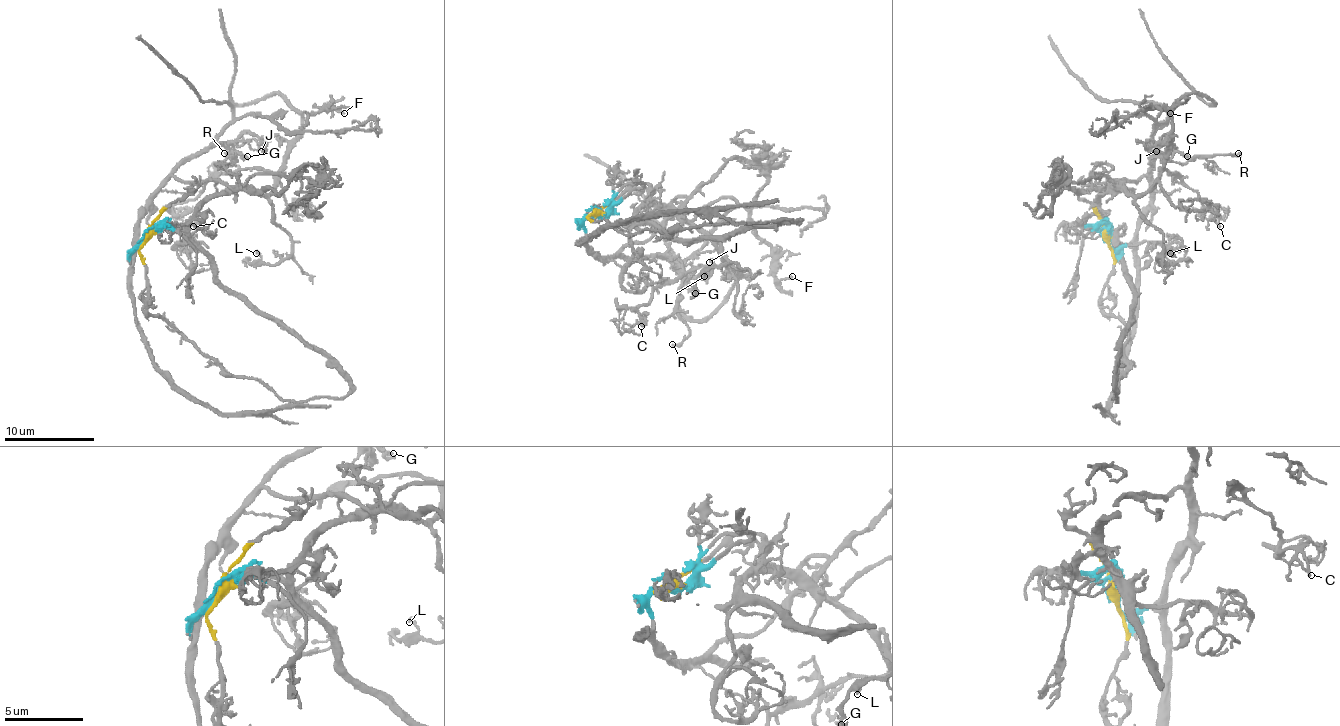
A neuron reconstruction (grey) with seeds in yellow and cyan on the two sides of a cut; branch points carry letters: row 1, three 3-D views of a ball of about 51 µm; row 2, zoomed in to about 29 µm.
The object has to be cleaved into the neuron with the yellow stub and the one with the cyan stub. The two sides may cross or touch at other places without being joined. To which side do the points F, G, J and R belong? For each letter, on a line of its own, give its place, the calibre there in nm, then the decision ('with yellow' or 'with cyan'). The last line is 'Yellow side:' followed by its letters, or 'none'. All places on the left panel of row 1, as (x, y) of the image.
F: place (344, 113); calibre 200 nm; with cyan
G: place (247, 156); calibre 180 nm; with cyan
J: place (261, 151); calibre 180 nm; with cyan
R: place (224, 153); calibre 240 nm; with cyan
Yellow side: none

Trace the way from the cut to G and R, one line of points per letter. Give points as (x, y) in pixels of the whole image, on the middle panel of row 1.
G: (596, 213), (584, 220), (584, 232), (587, 243), (600, 256), (666, 256), (695, 293)
R: (596, 213), (584, 220), (584, 232), (600, 256), (668, 256), (682, 270), (677, 311), (688, 333), (673, 345)

